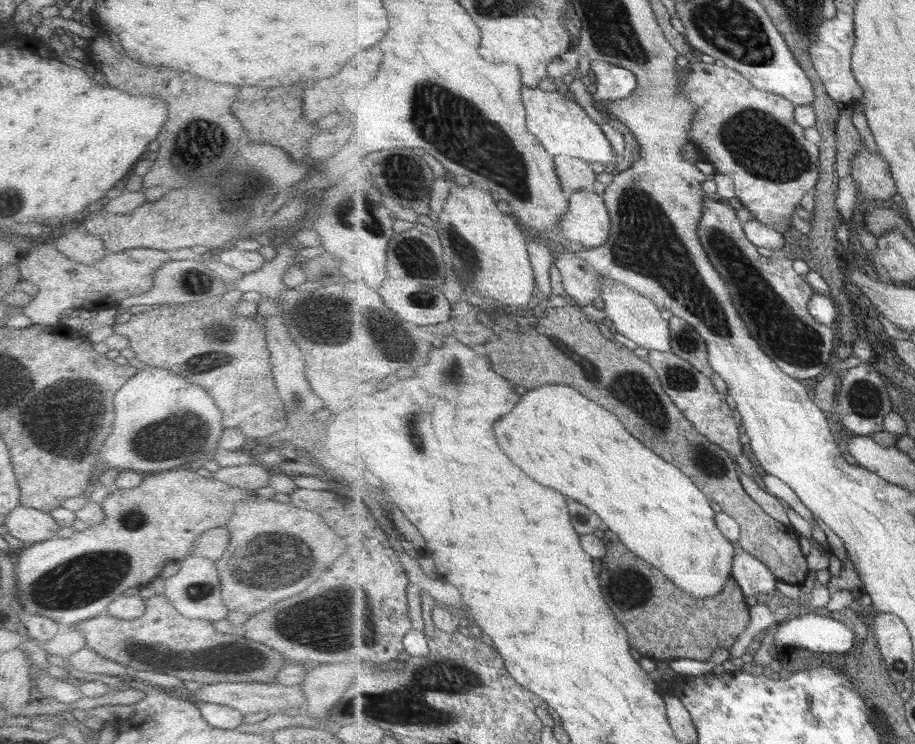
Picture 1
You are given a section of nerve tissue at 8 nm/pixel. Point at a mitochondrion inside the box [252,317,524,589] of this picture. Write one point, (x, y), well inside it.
(412, 419)

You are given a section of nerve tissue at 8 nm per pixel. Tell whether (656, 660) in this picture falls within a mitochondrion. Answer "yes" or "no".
no

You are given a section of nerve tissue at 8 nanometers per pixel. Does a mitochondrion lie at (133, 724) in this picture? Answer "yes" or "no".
no

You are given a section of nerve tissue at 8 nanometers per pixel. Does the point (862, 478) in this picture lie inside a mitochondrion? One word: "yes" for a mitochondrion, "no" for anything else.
no

